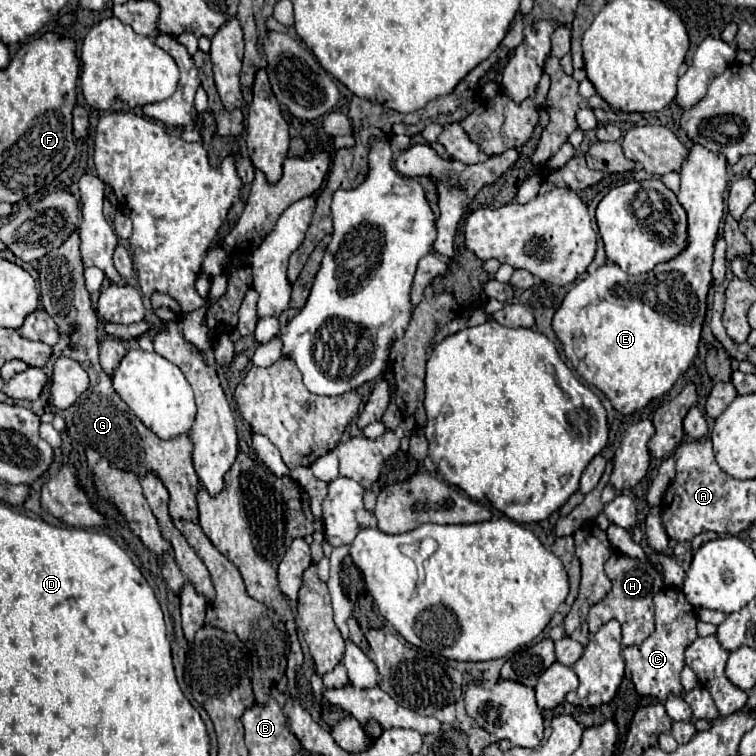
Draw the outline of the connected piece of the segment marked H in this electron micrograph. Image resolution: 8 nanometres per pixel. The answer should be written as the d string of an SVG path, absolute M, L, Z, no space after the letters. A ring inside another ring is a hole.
M614 552L606 562L606 574L612 580L612 590L608 596L590 608L588 628L590 632L598 632L602 624L616 618L622 624L622 648L632 644L642 644L654 632L654 608L652 598L662 588L662 576L656 572L650 560L636 560L622 552Z

